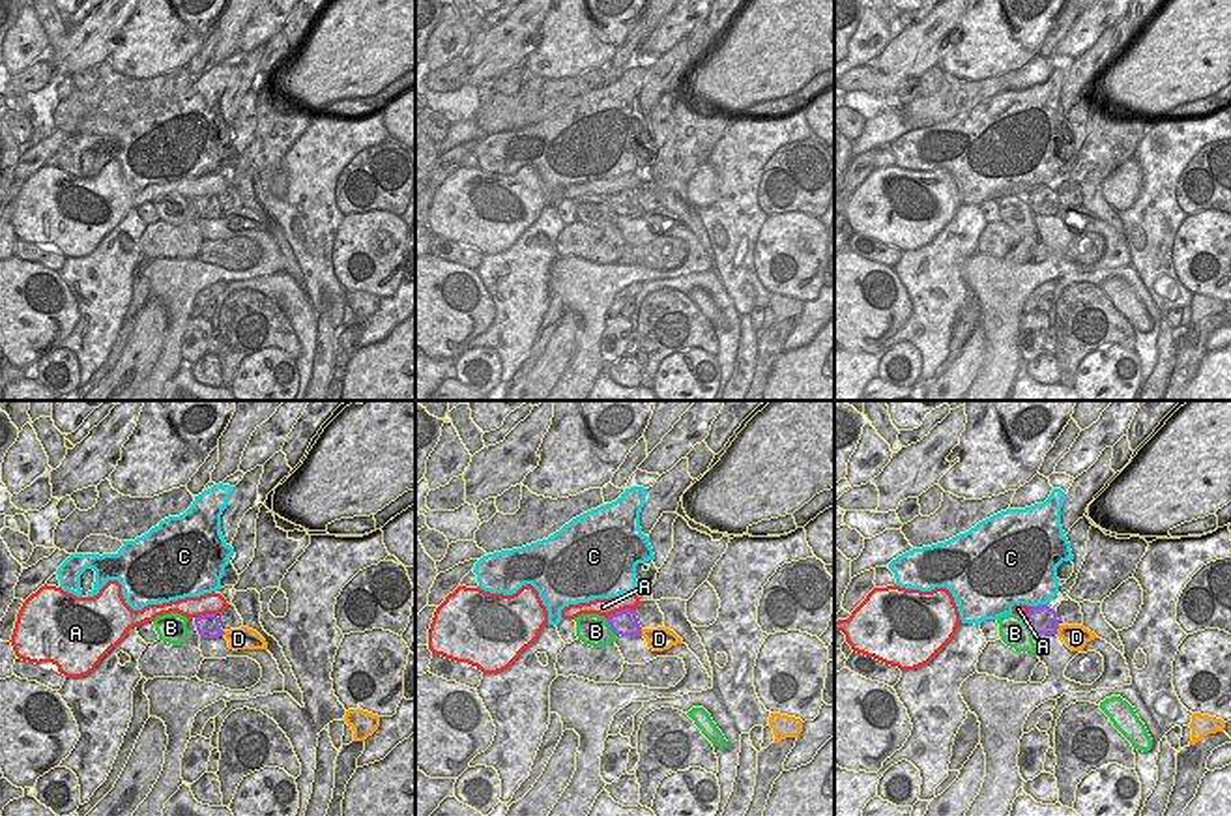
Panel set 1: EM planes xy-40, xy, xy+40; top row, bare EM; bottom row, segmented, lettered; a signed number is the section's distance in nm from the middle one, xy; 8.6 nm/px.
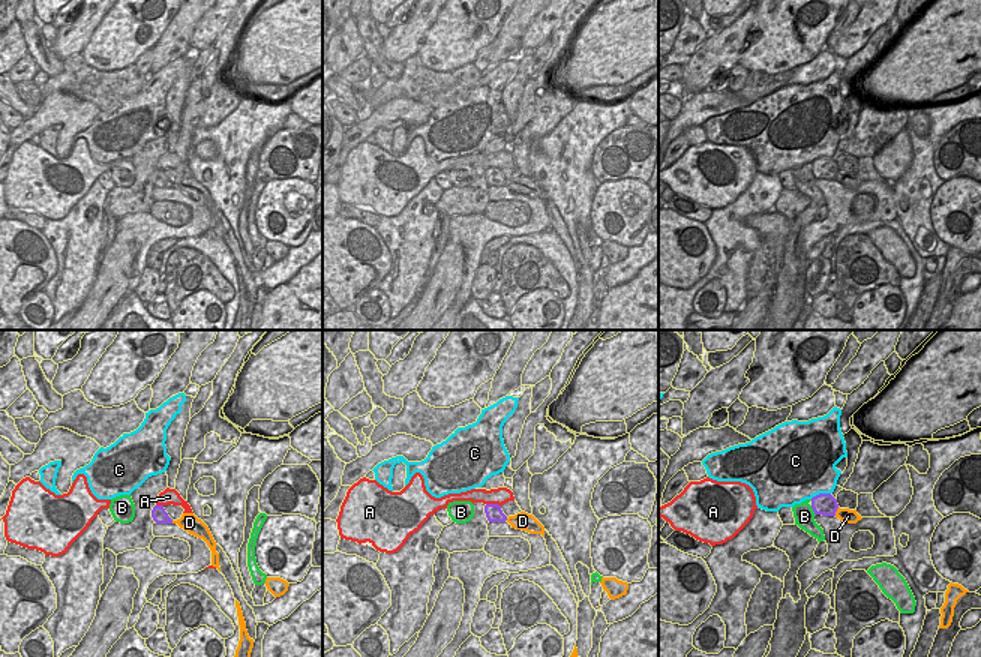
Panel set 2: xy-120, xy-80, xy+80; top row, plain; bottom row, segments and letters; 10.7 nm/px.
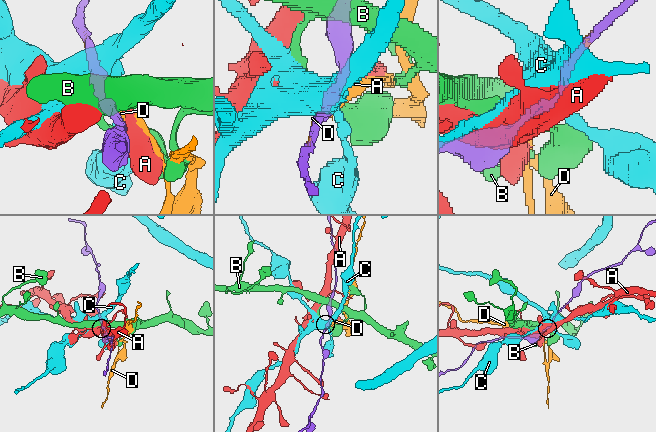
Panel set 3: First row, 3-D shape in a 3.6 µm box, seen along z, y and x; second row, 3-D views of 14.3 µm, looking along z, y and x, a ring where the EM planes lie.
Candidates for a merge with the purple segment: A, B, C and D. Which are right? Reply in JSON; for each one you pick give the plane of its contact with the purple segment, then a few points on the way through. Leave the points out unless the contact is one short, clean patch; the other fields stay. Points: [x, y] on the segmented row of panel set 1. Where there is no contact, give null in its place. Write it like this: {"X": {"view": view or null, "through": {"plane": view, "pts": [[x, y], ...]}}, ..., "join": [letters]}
{"join": []}

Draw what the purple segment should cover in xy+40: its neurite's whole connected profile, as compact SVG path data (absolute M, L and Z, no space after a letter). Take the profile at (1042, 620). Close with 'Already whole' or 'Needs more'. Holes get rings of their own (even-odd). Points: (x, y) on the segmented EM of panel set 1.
M1038 605L1029 608L1025 621L1033 634L1057 634L1059 619L1057 612L1050 608L1048 605Z. Already whole

